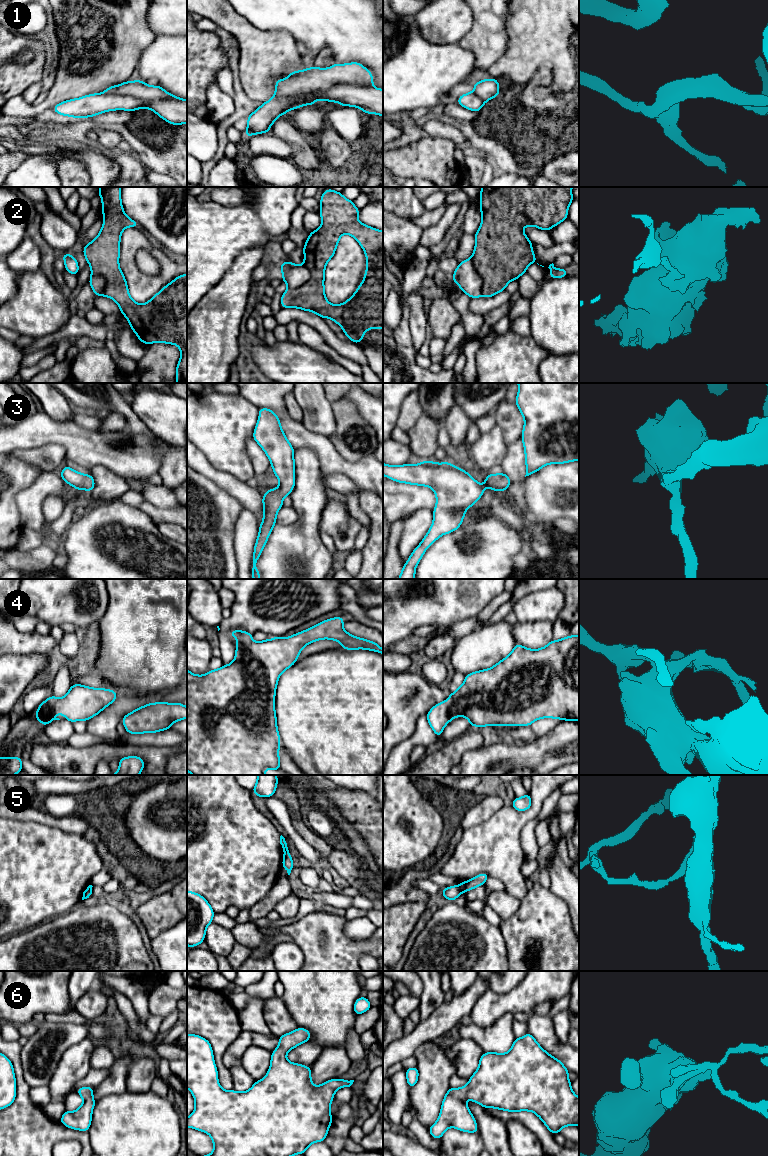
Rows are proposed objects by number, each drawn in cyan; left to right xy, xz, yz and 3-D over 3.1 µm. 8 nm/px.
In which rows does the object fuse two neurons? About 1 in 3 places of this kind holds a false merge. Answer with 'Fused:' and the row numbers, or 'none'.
Fused: 2, 5

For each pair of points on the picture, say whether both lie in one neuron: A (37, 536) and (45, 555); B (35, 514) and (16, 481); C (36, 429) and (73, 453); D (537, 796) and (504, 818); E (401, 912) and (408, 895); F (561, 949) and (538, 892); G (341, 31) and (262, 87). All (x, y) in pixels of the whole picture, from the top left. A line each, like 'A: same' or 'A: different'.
A: different
B: different
C: same
D: same
E: different
F: same
G: different

